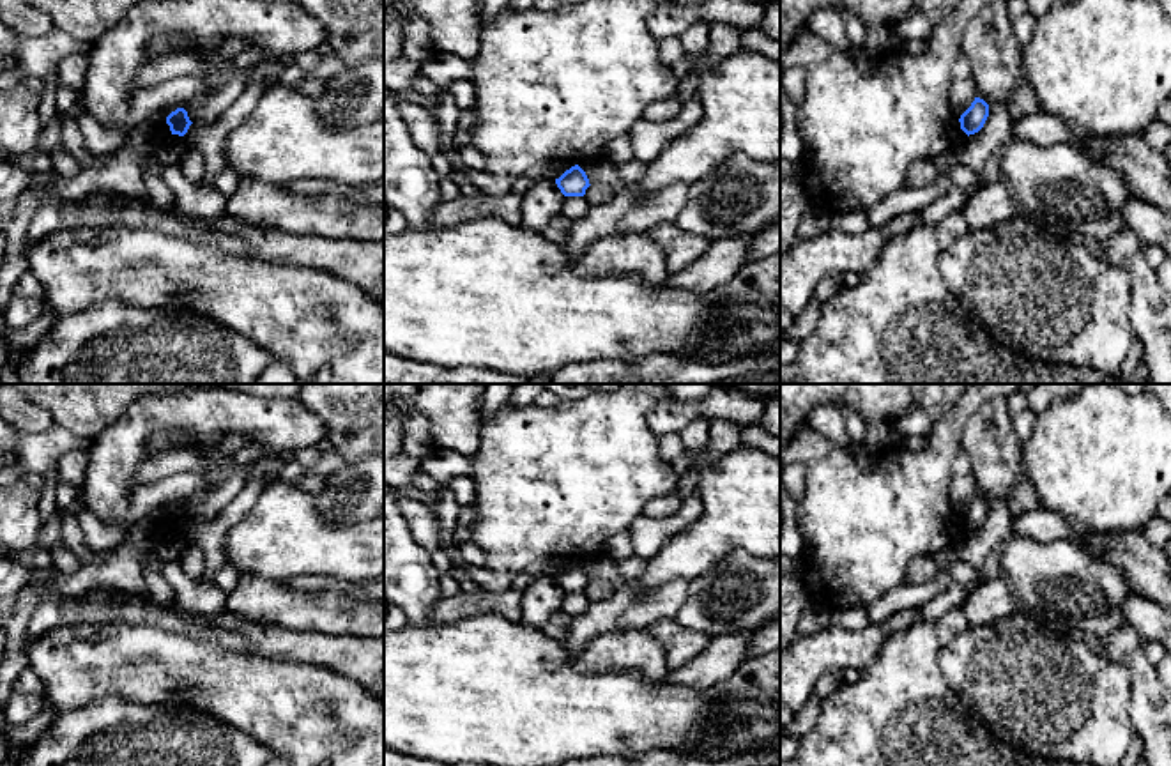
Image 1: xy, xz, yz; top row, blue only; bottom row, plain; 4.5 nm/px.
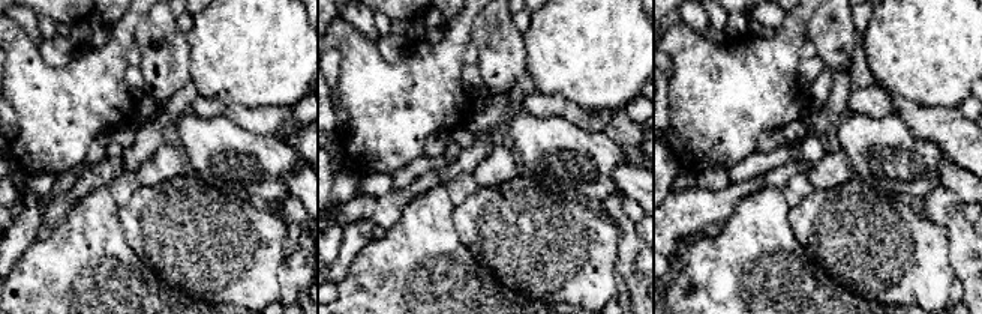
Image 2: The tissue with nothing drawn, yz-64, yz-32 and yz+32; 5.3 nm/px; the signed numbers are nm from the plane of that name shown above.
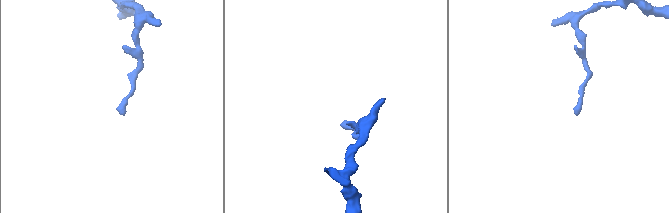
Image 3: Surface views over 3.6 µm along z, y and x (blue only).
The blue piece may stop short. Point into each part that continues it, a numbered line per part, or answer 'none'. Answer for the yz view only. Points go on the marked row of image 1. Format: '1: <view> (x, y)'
none

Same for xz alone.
none

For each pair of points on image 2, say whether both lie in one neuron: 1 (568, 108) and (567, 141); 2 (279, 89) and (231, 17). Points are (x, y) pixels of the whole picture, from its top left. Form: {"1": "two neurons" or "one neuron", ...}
{"1": "two neurons", "2": "one neuron"}

